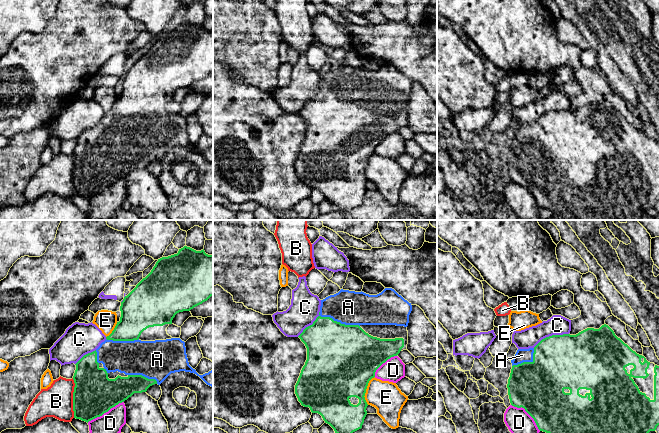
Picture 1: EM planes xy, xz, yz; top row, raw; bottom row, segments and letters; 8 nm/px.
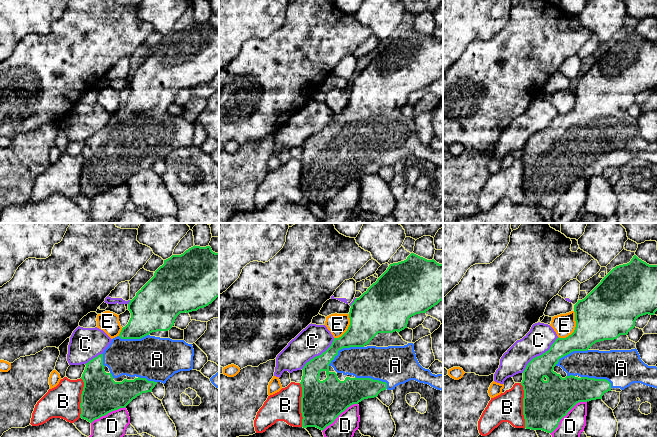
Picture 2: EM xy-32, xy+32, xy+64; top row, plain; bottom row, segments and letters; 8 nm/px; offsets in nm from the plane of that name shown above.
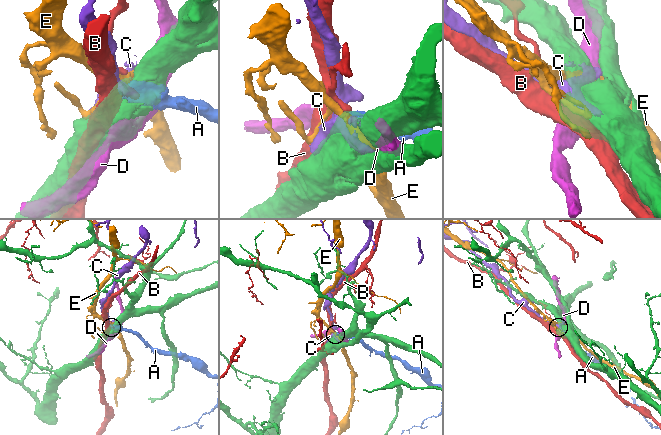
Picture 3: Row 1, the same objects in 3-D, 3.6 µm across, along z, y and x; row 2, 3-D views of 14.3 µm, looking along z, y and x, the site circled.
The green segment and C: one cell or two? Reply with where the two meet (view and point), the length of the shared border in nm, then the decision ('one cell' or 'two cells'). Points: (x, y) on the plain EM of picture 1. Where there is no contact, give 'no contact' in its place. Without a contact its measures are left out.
meets green in yz at (550, 112); contact 300 nm long; two cells

